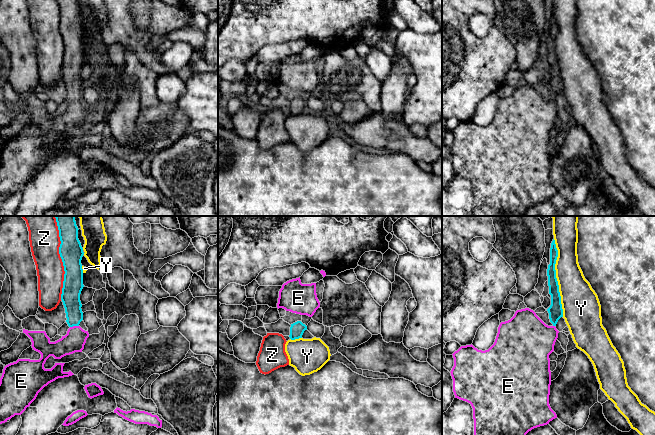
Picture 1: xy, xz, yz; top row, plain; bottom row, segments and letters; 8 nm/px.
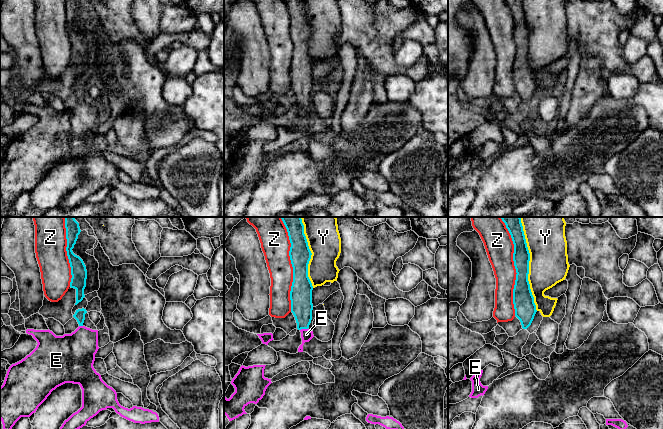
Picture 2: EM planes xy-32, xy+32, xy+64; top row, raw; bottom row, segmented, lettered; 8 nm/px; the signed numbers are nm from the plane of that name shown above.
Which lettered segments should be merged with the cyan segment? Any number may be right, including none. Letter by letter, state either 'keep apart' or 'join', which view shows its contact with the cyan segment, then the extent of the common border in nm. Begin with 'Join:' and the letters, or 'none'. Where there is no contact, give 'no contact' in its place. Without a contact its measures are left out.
Join: E
E: join; meets cyan in xy; contact 70 nm long
Y: keep apart; meets cyan in yz; contact 650 nm long
Z: keep apart; meets cyan in xy; contact 650 nm long

